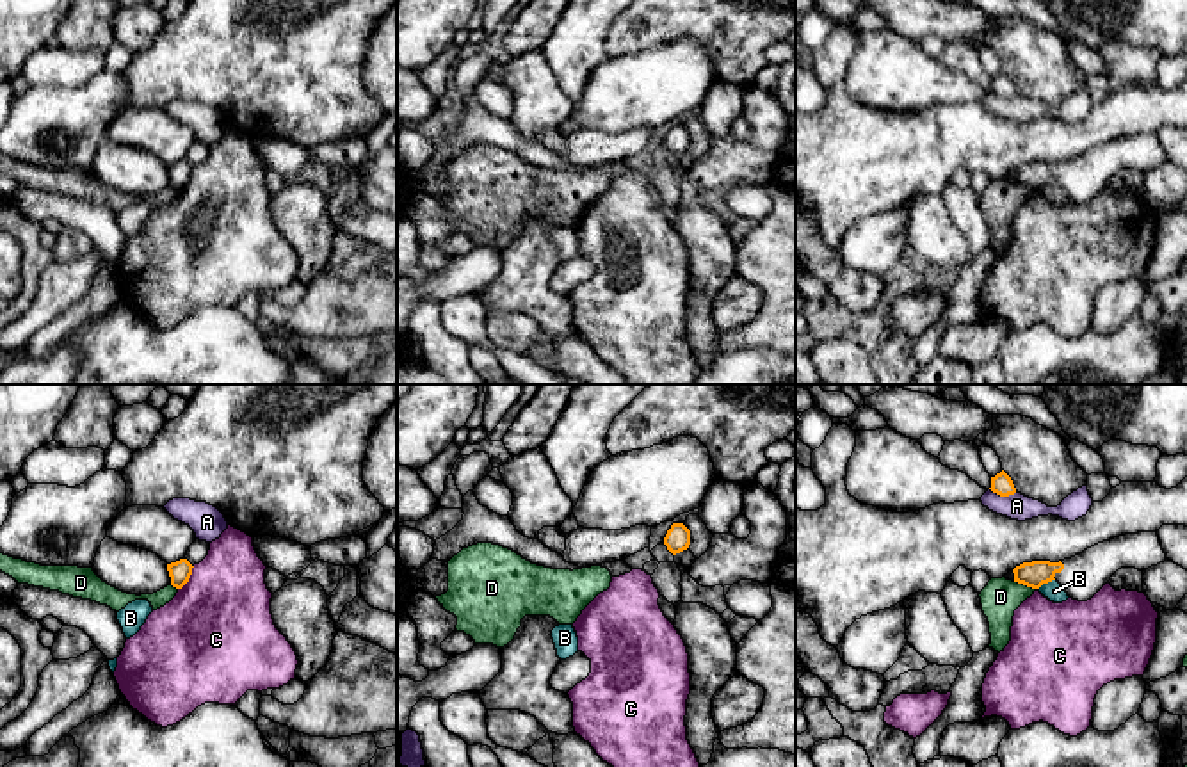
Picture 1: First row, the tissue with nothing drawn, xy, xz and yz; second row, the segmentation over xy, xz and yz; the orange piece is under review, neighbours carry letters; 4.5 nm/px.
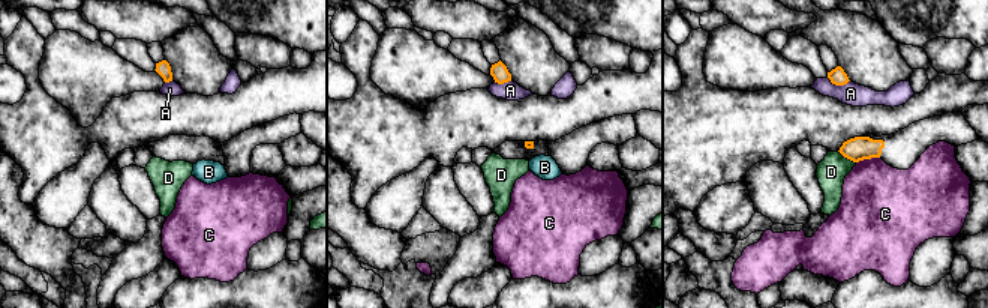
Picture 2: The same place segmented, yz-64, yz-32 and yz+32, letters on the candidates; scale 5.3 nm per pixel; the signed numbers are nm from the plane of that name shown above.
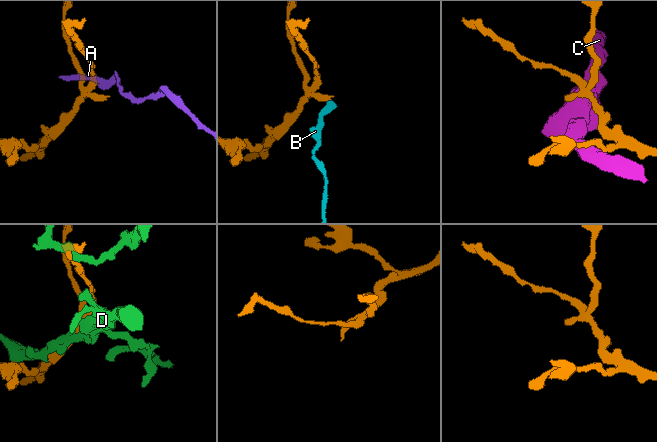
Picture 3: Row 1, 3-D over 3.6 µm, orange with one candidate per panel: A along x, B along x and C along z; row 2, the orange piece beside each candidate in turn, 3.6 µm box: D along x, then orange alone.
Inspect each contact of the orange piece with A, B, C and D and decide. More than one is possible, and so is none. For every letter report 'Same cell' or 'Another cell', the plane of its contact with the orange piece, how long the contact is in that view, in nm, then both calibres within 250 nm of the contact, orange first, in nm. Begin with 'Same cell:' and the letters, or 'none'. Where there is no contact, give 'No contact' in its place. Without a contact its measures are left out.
Same cell: none
A: Another cell. Touches orange in yz. Shared border 130 nm. Thickness 90 nm (orange) against 120 nm
B: Another cell. Touches orange in yz. Shared border 90 nm. Thickness 120 nm (orange) against 90 nm
C: Another cell. Touches orange in xy. Shared border 130 nm. Thickness 100 nm (orange) against 480 nm
D: Another cell. Touches orange in yz. Shared border 100 nm. Thickness 120 nm (orange) against 170 nm

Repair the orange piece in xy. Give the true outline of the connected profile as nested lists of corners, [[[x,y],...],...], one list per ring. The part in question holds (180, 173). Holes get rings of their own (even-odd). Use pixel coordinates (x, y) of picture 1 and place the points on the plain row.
[[[180,160],[176,164],[167,166],[171,187],[182,190],[192,176],[192,169],[194,167],[187,160]]]

